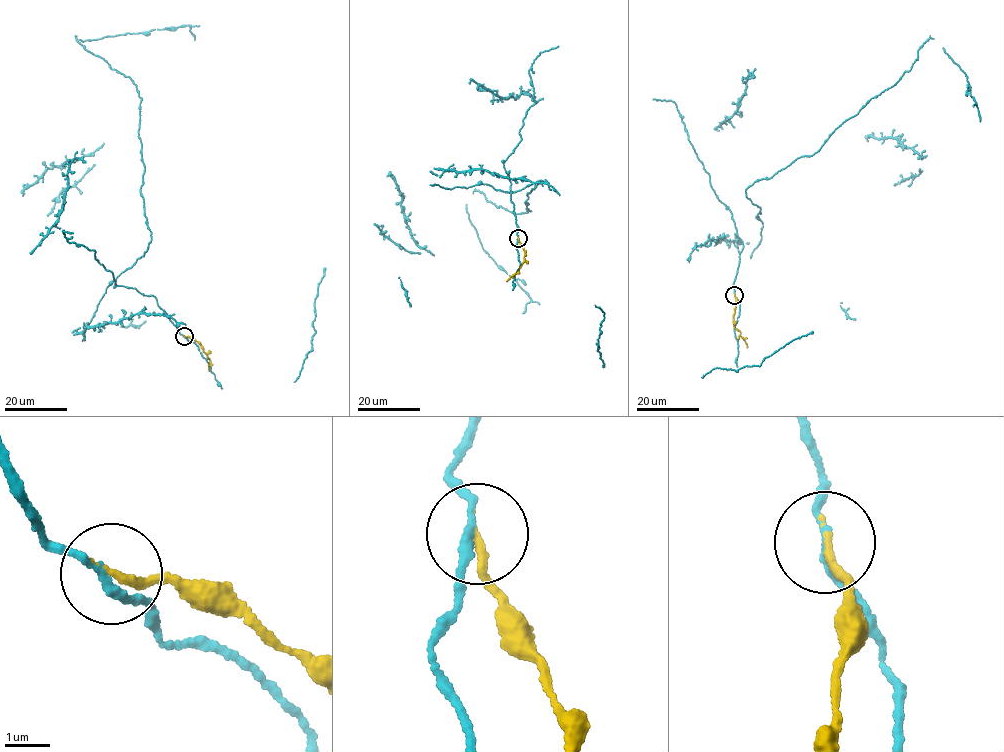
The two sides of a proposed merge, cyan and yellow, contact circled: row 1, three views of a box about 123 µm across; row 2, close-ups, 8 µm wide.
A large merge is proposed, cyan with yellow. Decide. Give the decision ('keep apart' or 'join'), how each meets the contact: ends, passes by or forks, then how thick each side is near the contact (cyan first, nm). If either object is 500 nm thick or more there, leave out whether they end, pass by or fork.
keep apart | cyan passes by | yellow ends | 180/180 nm

